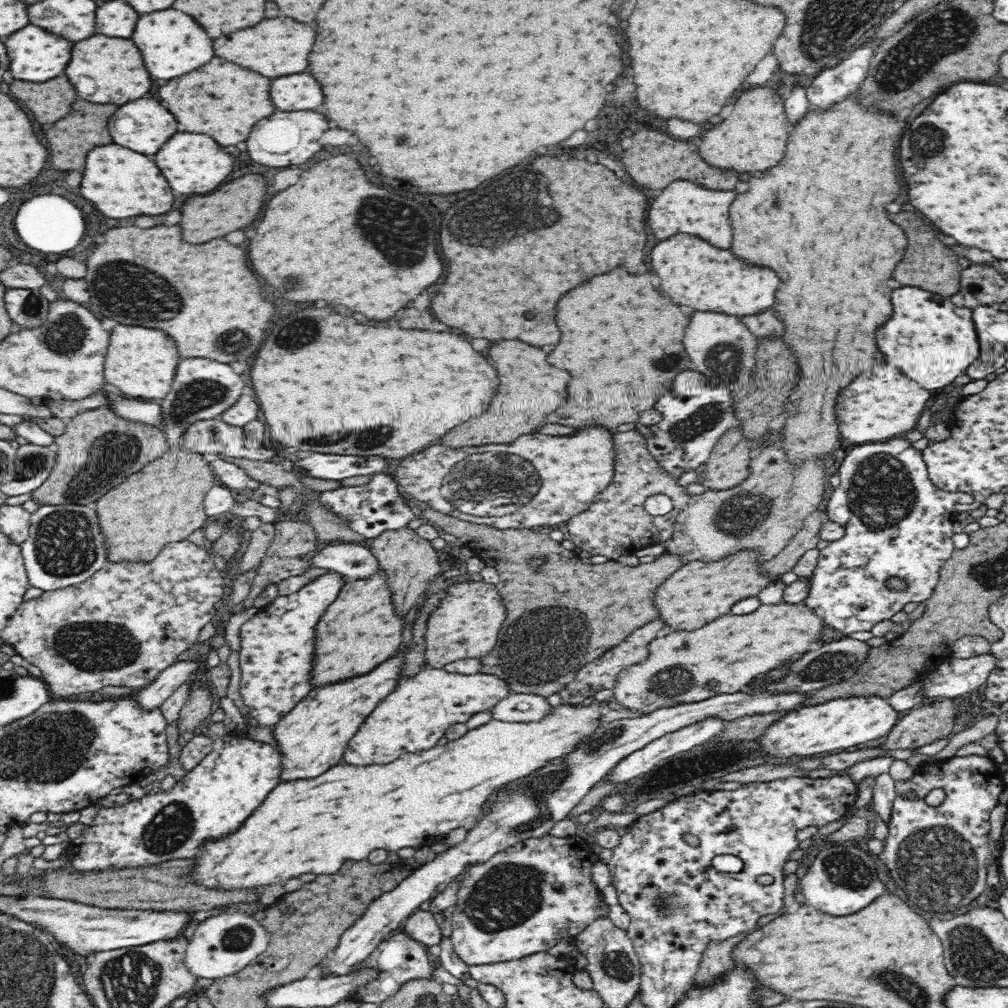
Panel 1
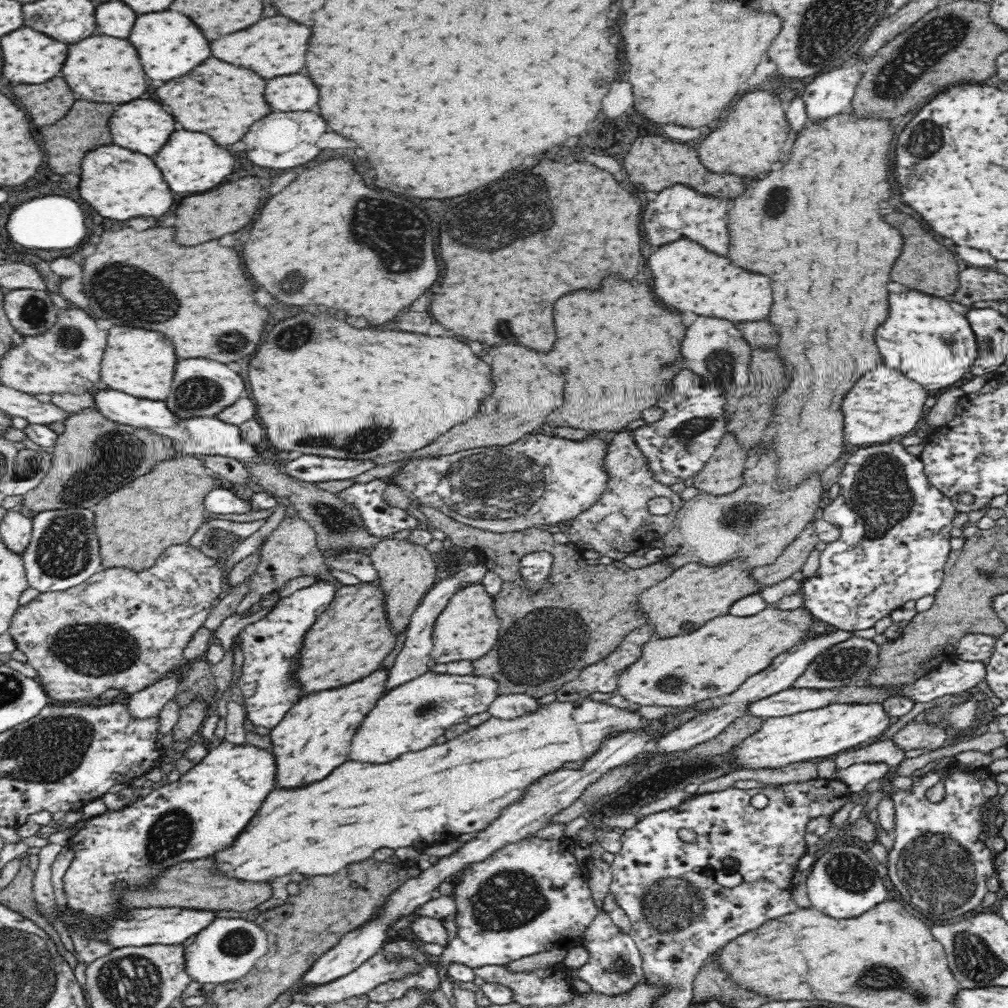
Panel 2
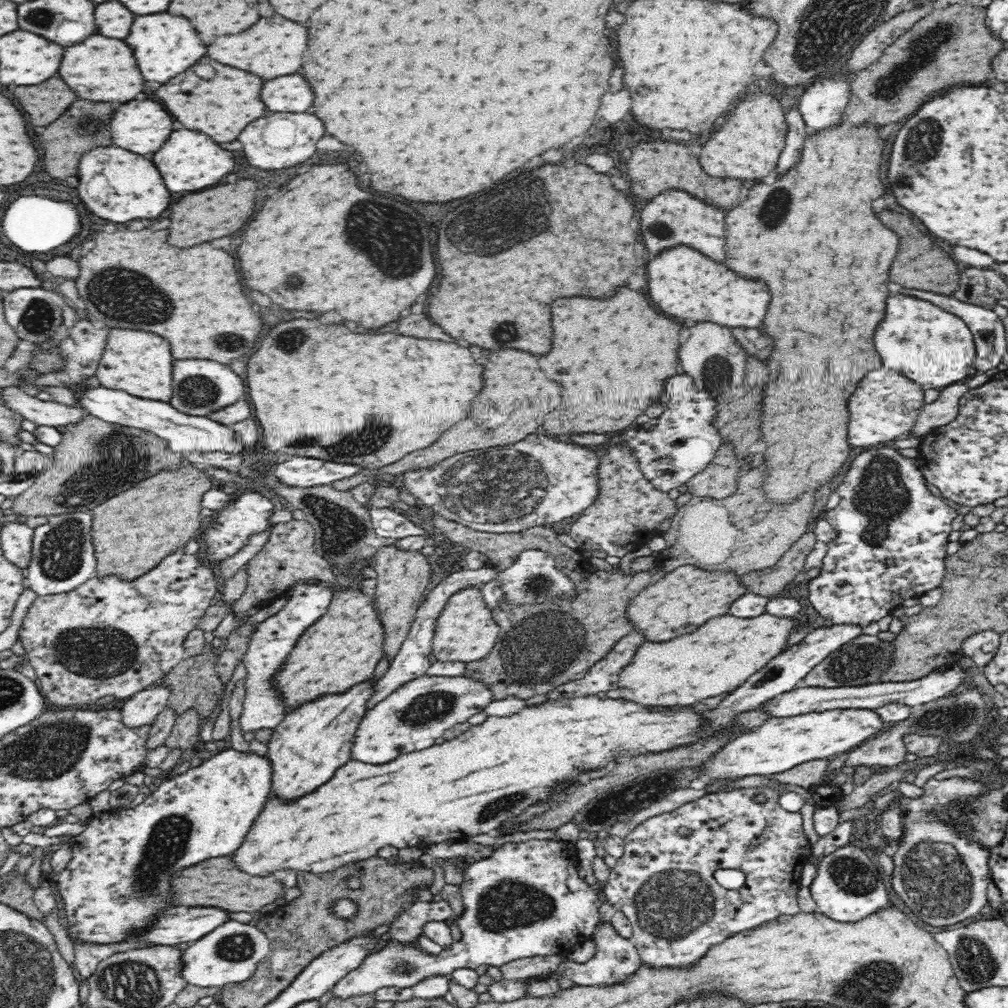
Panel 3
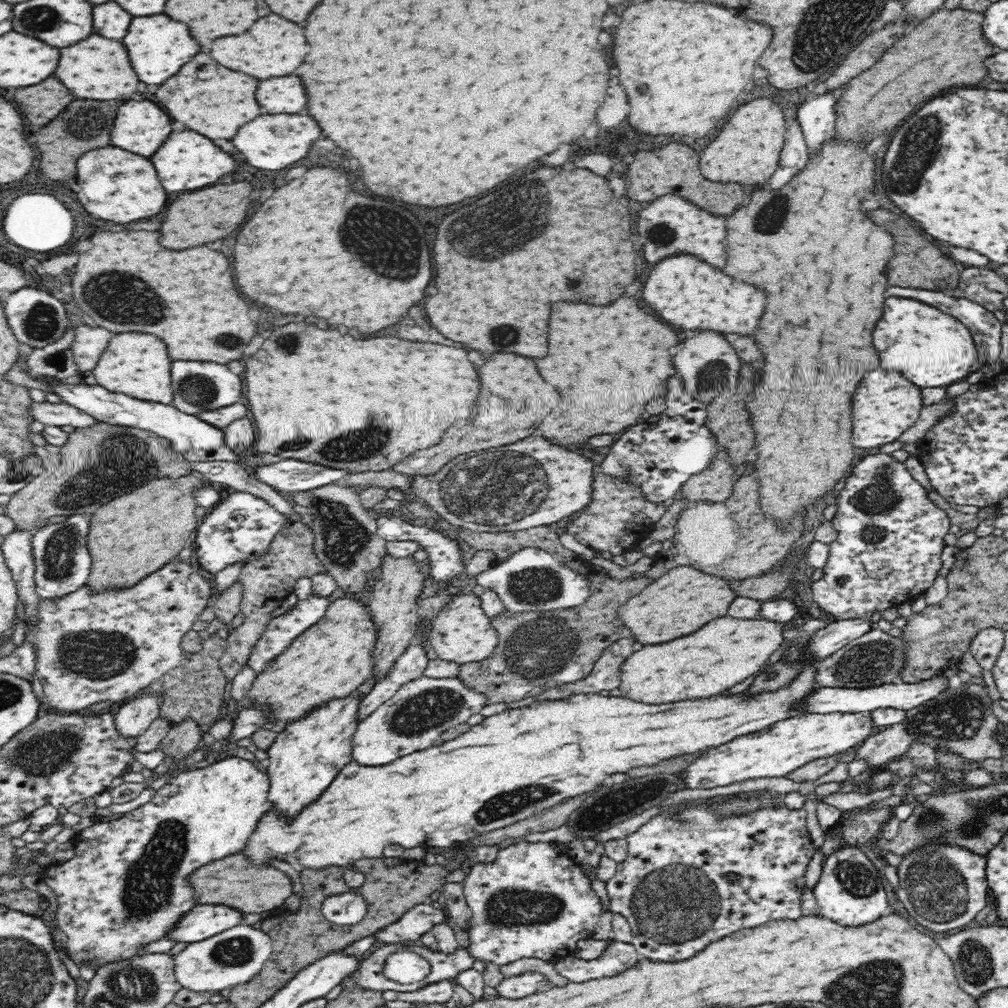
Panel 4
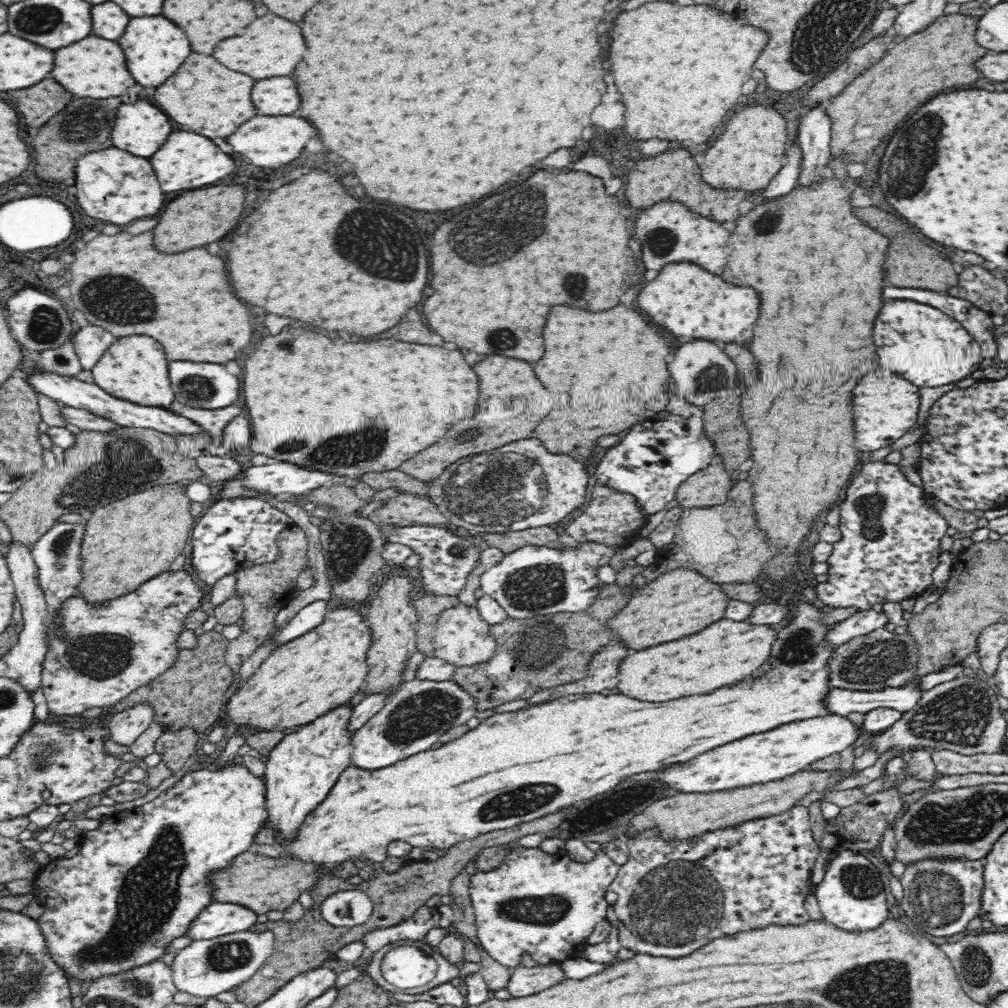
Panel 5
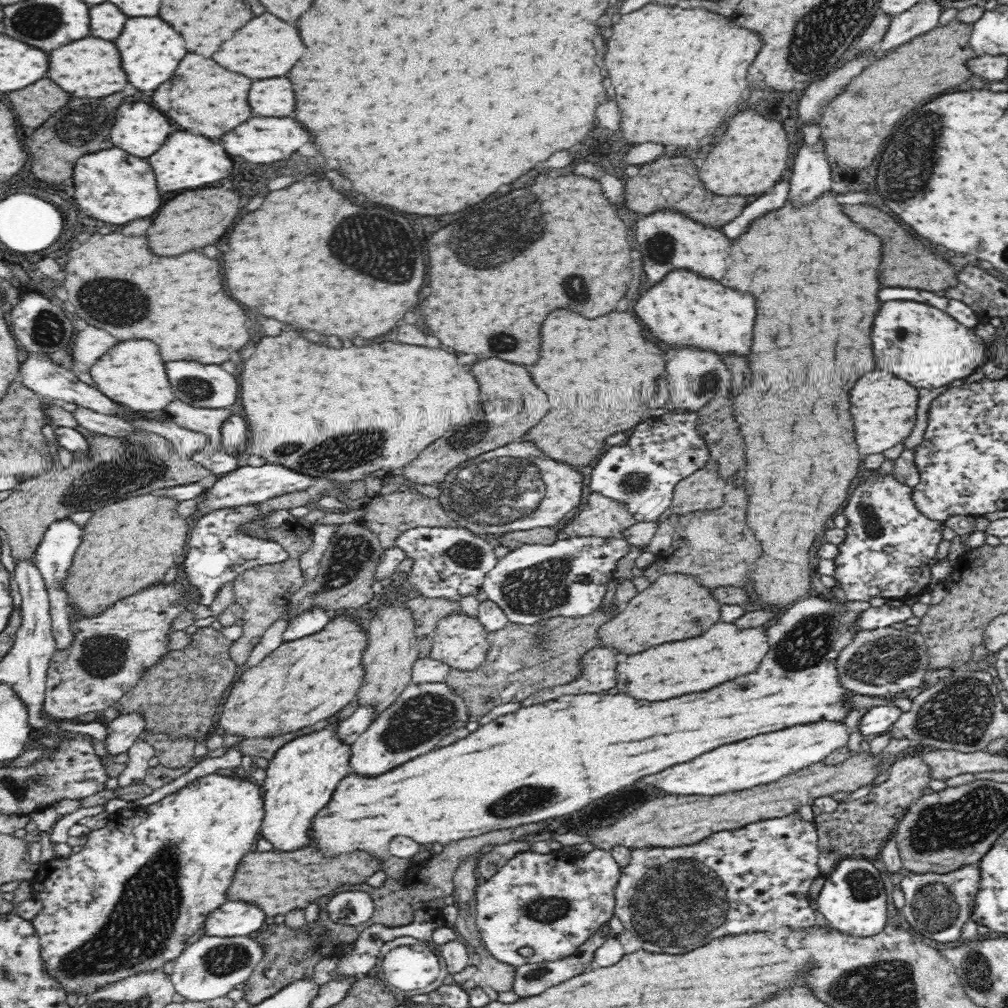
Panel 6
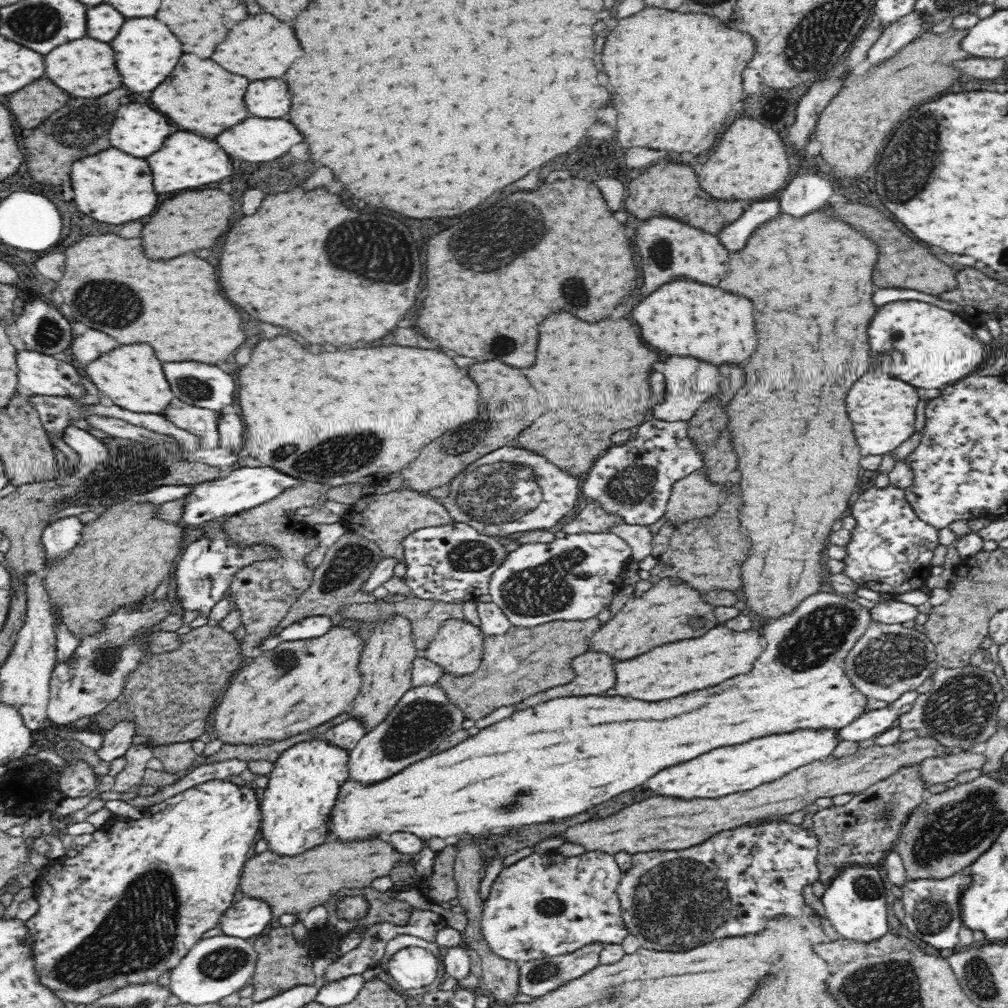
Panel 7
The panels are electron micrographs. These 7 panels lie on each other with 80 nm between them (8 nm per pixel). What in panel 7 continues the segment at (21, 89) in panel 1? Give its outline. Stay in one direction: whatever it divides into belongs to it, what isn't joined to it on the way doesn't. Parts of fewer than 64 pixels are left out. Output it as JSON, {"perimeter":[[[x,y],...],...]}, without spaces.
{"perimeter":[[[40,78],[34,84],[22,88],[22,92],[8,96],[8,108],[22,128],[36,128],[44,122],[46,116],[62,108],[66,102],[66,92],[62,92],[46,78]]]}

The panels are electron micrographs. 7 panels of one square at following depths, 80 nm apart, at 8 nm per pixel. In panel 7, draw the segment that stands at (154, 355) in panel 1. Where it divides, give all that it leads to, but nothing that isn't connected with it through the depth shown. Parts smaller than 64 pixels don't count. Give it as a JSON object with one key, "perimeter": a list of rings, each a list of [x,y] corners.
{"perimeter":[[[146,344],[120,346],[106,356],[100,356],[86,366],[87,378],[93,382],[105,402],[115,404],[130,412],[161,414],[170,404],[172,390],[168,388],[160,360]]]}

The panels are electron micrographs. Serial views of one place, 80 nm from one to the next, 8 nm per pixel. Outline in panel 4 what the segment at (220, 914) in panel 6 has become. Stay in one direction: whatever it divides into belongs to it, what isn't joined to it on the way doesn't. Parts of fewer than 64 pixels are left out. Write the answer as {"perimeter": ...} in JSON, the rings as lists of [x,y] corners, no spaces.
{"perimeter":[[[198,904],[166,938],[176,942],[198,942],[246,925],[244,912],[225,904]]]}

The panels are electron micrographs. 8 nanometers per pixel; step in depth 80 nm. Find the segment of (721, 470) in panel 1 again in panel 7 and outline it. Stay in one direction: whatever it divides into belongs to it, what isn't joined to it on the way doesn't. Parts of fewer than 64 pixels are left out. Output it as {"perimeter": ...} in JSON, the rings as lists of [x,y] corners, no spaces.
{"perimeter":[[[704,469],[677,480],[671,488],[664,512],[664,520],[680,526],[690,520],[712,516],[719,508],[720,485],[707,482]]]}

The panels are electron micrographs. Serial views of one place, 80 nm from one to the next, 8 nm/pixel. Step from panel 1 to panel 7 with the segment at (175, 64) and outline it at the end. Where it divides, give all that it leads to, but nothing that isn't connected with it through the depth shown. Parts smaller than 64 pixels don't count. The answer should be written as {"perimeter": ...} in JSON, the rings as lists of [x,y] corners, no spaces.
{"perimeter":[[[154,18],[126,20],[118,36],[110,44],[114,50],[114,60],[116,60],[116,70],[120,74],[120,80],[130,92],[154,90],[174,70],[178,56],[182,56],[180,44],[174,38],[174,34]]]}

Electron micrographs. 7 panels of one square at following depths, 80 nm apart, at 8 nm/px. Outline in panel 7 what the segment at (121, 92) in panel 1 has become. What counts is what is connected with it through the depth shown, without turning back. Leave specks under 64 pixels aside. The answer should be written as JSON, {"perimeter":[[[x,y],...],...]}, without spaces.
{"perimeter":[[[82,38],[72,40],[70,44],[62,44],[44,56],[46,78],[50,78],[58,88],[76,96],[76,98],[98,98],[118,88],[118,72],[114,72],[114,54],[110,44],[102,44],[98,40]]]}

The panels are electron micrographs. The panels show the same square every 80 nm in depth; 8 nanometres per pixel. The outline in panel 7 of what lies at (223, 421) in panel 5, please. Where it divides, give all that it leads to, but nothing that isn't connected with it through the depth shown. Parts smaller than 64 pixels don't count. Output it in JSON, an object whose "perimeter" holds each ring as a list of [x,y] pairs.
{"perimeter":[[[176,398],[161,412],[168,422],[195,434],[199,438],[199,448],[214,449],[219,447],[217,416],[220,411],[198,408],[184,404]]]}

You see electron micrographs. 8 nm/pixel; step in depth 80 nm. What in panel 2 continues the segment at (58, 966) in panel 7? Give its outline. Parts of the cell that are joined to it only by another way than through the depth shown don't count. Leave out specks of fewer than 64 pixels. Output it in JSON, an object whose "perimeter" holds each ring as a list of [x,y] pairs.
{"perimeter":[[[224,739],[213,744],[201,762],[180,775],[176,782],[154,787],[150,794],[122,810],[108,810],[86,820],[83,829],[68,843],[74,858],[63,876],[63,889],[71,916],[79,916],[93,934],[102,935],[113,928],[114,920],[129,918],[138,911],[137,905],[125,902],[130,891],[153,888],[168,868],[180,862],[210,858],[228,850],[258,814],[266,796],[274,790],[275,772],[275,758],[269,749],[247,743],[236,745]]]}

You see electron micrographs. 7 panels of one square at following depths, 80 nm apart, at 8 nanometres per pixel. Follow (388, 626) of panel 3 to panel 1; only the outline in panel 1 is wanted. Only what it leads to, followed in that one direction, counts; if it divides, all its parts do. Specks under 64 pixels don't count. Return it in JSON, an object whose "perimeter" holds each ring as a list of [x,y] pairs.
{"perimeter":[[[404,528],[387,530],[379,538],[374,538],[370,553],[378,561],[379,570],[384,572],[395,616],[405,620],[410,610],[422,602],[423,595],[428,591],[428,582],[432,582],[441,572],[436,550],[431,542],[420,539],[415,530]]]}

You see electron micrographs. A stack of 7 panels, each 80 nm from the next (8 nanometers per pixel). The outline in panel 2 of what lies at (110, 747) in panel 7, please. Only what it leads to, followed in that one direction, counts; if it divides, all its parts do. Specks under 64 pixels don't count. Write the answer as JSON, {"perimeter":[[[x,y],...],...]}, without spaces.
{"perimeter":[[[172,671],[152,686],[130,695],[130,700],[125,704],[129,717],[134,720],[144,720],[158,716],[164,706],[175,698],[177,686],[177,677],[174,677]]]}

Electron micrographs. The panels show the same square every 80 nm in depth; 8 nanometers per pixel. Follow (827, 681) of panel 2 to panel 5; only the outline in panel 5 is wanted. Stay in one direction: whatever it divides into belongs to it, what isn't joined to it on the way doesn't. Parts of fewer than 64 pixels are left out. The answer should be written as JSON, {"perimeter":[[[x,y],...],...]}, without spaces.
{"perimeter":[[[878,628],[868,634],[855,636],[834,650],[834,656],[829,661],[830,683],[834,688],[870,692],[913,686],[917,684],[914,680],[918,678],[920,664],[920,649],[916,637]]]}

